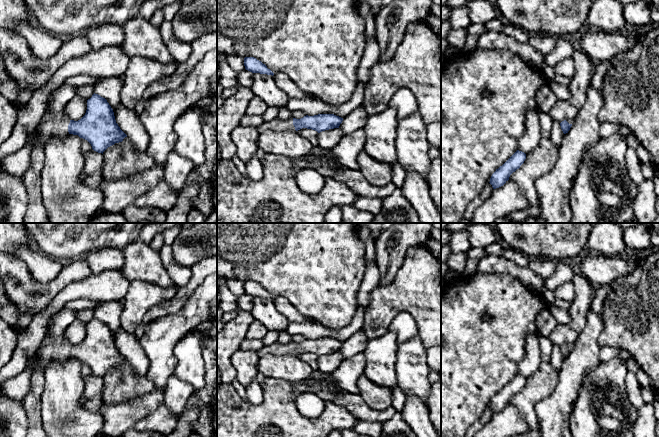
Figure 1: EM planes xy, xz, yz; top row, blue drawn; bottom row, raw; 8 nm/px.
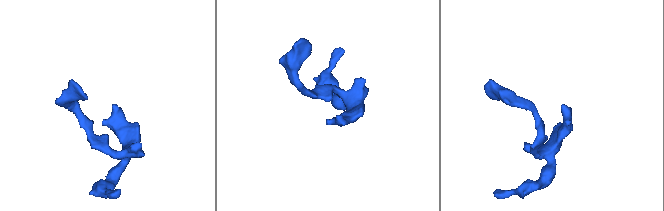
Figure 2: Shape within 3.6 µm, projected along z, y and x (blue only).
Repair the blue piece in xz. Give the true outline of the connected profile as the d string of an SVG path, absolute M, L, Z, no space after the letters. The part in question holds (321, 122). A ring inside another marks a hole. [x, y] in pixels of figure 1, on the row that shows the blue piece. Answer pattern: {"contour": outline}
{"contour": "M318 114L314 116L304 116L301 119L290 118L287 120L274 119L272 121L264 121L258 129L261 132L265 132L267 130L275 130L275 131L292 131L292 130L300 130L302 128L312 129L317 131L318 133L339 128L342 123L343 118L336 116L334 114Z"}

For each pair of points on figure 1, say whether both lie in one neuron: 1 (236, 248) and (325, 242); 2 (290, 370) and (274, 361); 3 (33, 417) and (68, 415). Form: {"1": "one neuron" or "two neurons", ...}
{"1": "one neuron", "2": "one neuron", "3": "two neurons"}

